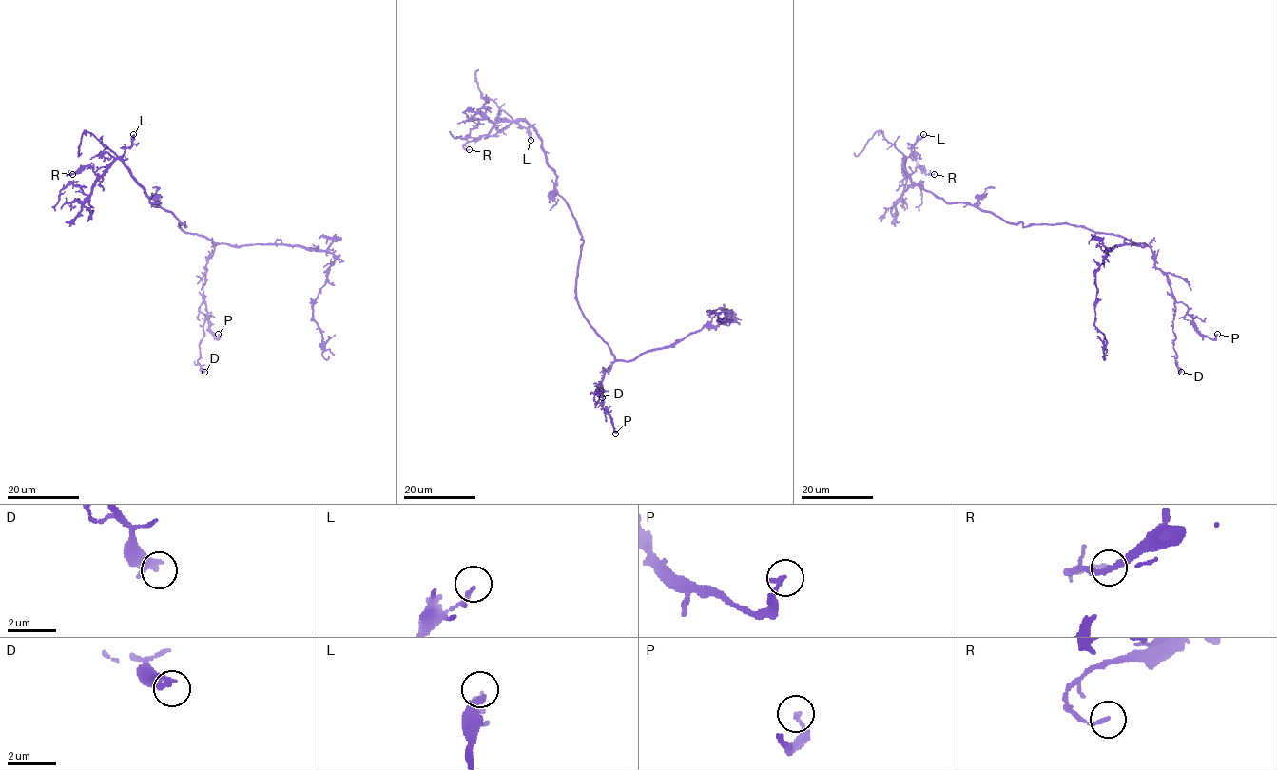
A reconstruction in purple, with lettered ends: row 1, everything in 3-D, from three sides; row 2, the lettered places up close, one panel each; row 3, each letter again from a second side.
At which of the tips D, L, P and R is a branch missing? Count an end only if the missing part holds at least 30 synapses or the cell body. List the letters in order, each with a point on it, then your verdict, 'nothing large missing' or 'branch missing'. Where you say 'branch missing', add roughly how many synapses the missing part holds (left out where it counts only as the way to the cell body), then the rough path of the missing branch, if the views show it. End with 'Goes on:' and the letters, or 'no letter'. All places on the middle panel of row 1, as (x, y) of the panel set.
D: place (602, 397); nothing large missing
L: place (531, 140); nothing large missing
P: place (615, 433); nothing large missing
R: place (469, 149); nothing large missing
Goes on: no letter

